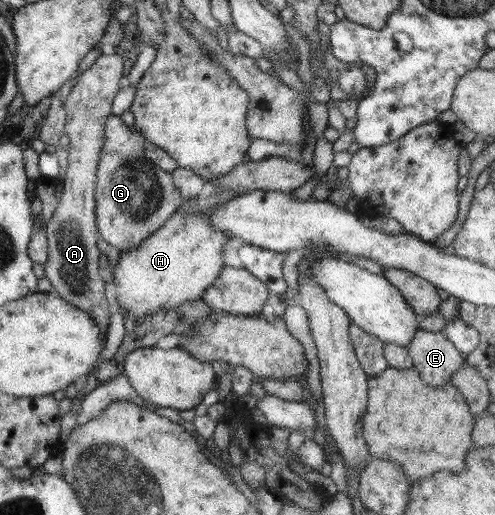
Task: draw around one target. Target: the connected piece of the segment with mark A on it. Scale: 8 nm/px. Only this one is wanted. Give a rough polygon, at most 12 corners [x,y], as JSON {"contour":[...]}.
{"contour":[[101,54],[65,101],[62,196],[47,224],[53,293],[106,337],[96,167],[124,61]]}

